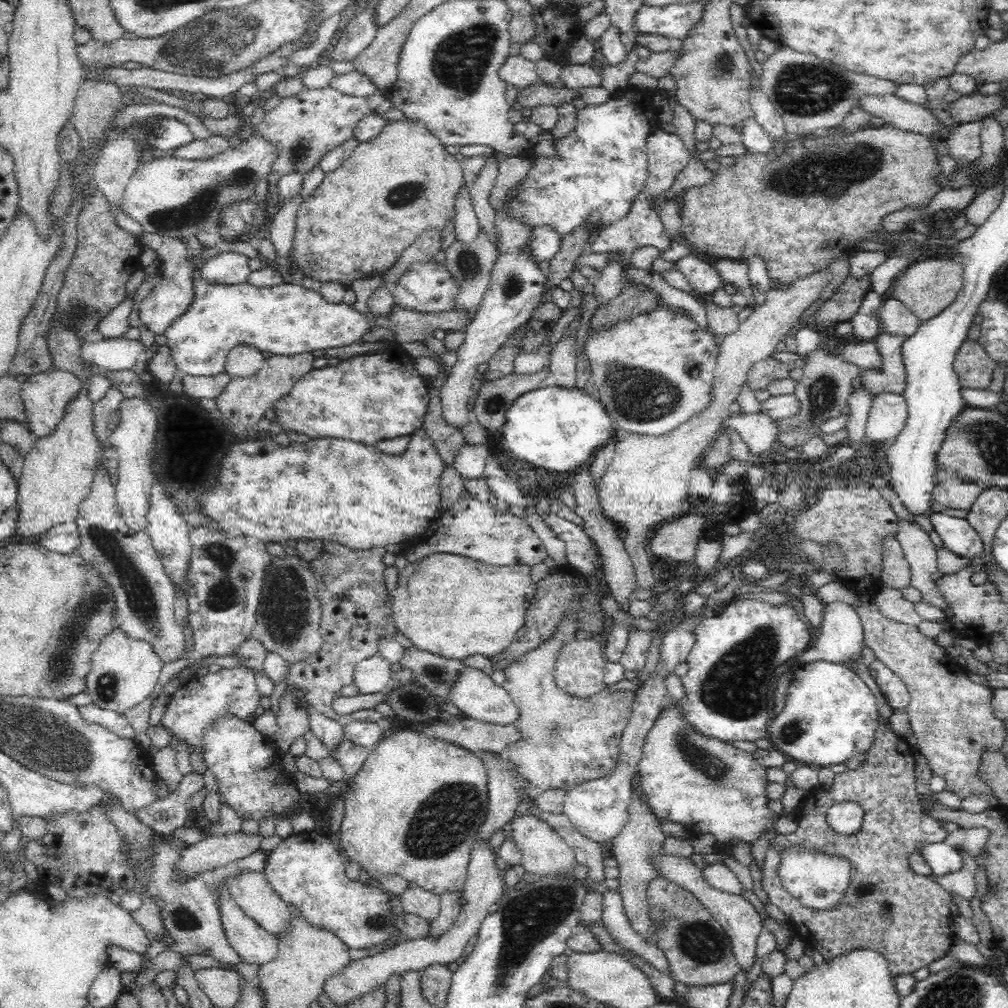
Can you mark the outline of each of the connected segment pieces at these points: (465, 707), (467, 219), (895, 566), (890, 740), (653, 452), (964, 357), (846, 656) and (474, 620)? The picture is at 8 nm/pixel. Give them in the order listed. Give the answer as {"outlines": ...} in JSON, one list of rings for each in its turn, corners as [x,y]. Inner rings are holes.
{"outlines":[[[[464,666],[448,689],[447,698],[457,706],[467,718],[490,724],[506,726],[518,720],[518,707],[514,704],[503,685],[492,681],[490,675],[472,667]]],[[[466,182],[460,187],[455,198],[454,219],[456,239],[468,242],[478,236],[481,226],[471,203],[471,194],[466,186]]],[[[885,536],[883,568],[880,580],[890,588],[900,590],[911,585],[911,570],[897,537]]],[[[882,721],[876,729],[875,734],[878,740],[870,748],[869,759],[856,770],[846,770],[842,774],[837,774],[832,780],[832,788],[826,790],[817,787],[812,790],[814,798],[809,802],[804,798],[800,802],[801,812],[796,816],[798,827],[792,834],[778,836],[772,839],[766,851],[764,868],[762,870],[761,884],[767,892],[772,904],[776,904],[784,914],[788,915],[788,920],[793,925],[796,936],[803,940],[807,947],[818,950],[822,954],[824,963],[832,960],[832,957],[840,956],[844,953],[855,951],[856,949],[874,949],[882,953],[888,959],[889,970],[893,978],[902,974],[911,974],[925,968],[934,960],[938,960],[949,954],[954,936],[950,930],[951,920],[954,918],[951,910],[950,893],[942,886],[935,883],[930,877],[916,874],[909,865],[909,856],[918,851],[924,844],[934,844],[945,840],[946,830],[942,829],[936,818],[925,815],[917,799],[916,792],[916,762],[912,746],[906,743],[894,733],[891,725]],[[845,801],[857,802],[864,811],[860,830],[856,834],[839,835],[834,832],[827,823],[827,810],[836,804]],[[800,844],[802,847],[814,849],[814,851],[824,850],[828,855],[840,855],[850,861],[850,882],[840,904],[834,908],[826,910],[811,910],[800,900],[787,891],[782,886],[777,868],[781,863],[779,852],[784,845]]],[[[814,272],[811,276],[795,281],[791,288],[766,292],[765,302],[752,309],[748,318],[739,323],[736,332],[728,333],[722,338],[713,372],[711,401],[707,407],[660,436],[628,433],[625,438],[616,440],[612,462],[596,485],[599,506],[608,520],[613,519],[626,527],[628,534],[623,543],[635,569],[635,581],[640,594],[647,595],[652,601],[656,594],[652,593],[654,575],[649,562],[650,552],[646,550],[648,530],[689,513],[687,500],[692,464],[702,458],[705,449],[711,445],[710,442],[714,442],[714,438],[722,431],[720,424],[724,418],[732,416],[730,405],[738,398],[740,388],[747,381],[748,370],[775,351],[776,344],[786,338],[787,332],[793,331],[799,316],[820,296],[820,291],[830,280],[832,276],[827,272]]],[[[964,340],[953,359],[953,369],[959,378],[961,388],[984,390],[992,382],[996,361],[978,340]]],[[[834,601],[823,608],[824,620],[820,626],[820,636],[812,636],[812,644],[808,644],[796,658],[795,663],[809,663],[810,661],[830,661],[834,664],[854,664],[860,660],[864,647],[864,632],[862,622],[854,607],[846,602]]],[[[434,554],[416,564],[408,564],[399,572],[397,587],[391,593],[392,616],[399,632],[419,649],[446,657],[460,659],[474,654],[491,658],[506,650],[525,624],[525,614],[536,590],[530,567],[489,566],[482,562],[454,554]]]]}

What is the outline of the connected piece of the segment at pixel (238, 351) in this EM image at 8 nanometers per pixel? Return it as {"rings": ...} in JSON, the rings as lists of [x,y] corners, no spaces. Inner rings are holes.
{"rings":[[[238,343],[228,353],[224,370],[230,378],[249,377],[260,370],[264,364],[260,349],[248,343]]]}

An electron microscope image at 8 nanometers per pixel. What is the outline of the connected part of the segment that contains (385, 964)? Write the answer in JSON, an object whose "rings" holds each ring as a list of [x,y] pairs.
{"rings":[[[477,839],[472,846],[467,866],[467,877],[463,884],[463,904],[458,918],[449,929],[439,937],[417,937],[406,939],[396,948],[387,948],[373,956],[359,960],[351,960],[346,968],[336,972],[332,978],[324,982],[324,995],[330,1003],[344,1007],[349,1001],[368,995],[375,988],[383,987],[389,979],[397,978],[406,972],[422,971],[433,965],[450,965],[462,959],[462,951],[472,936],[480,930],[482,921],[489,915],[488,907],[498,902],[506,890],[504,872],[495,865],[496,854],[488,842]]]}

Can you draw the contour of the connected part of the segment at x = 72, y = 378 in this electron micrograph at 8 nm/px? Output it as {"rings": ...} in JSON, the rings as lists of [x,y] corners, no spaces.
{"rings":[[[50,369],[34,373],[21,384],[21,397],[24,405],[24,418],[27,429],[34,438],[50,436],[58,427],[60,420],[67,412],[68,404],[76,399],[82,388],[82,379],[75,372],[66,369]]]}

